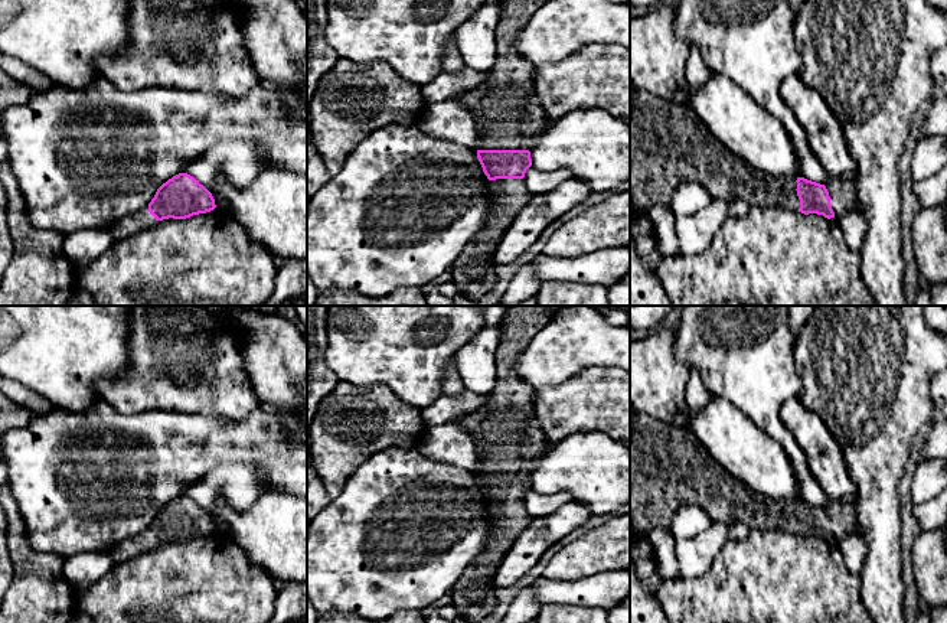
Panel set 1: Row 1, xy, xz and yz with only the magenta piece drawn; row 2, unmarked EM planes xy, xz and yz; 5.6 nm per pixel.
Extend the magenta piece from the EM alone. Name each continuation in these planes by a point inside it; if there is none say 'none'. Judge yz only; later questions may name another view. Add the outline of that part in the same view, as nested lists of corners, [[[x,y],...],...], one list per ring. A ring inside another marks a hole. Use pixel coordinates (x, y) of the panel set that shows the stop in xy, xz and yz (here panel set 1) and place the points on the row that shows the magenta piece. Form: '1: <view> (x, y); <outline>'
1: yz (669, 144); [[[647,91],[630,95],[630,202],[633,211],[647,212],[652,205],[669,205],[682,182],[699,183],[713,199],[742,199],[750,208],[777,206],[799,211],[796,177],[774,177],[748,166],[724,147],[696,117],[688,102],[662,100]]]
2: yz (842, 191); [[[832,176],[827,182],[826,189],[830,196],[830,205],[835,216],[839,219],[845,212],[856,211],[861,212],[859,198],[856,195],[856,180],[852,177]]]

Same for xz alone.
1: xz (509, 116); [[[503,0],[496,61],[489,78],[464,95],[479,133],[477,150],[529,150],[546,125],[535,91],[535,66],[515,48],[517,33],[546,0]]]
2: xz (474, 271); [[[523,179],[490,180],[489,190],[490,215],[450,268],[460,293],[470,297],[480,297],[494,288],[494,251],[503,234],[533,196]]]

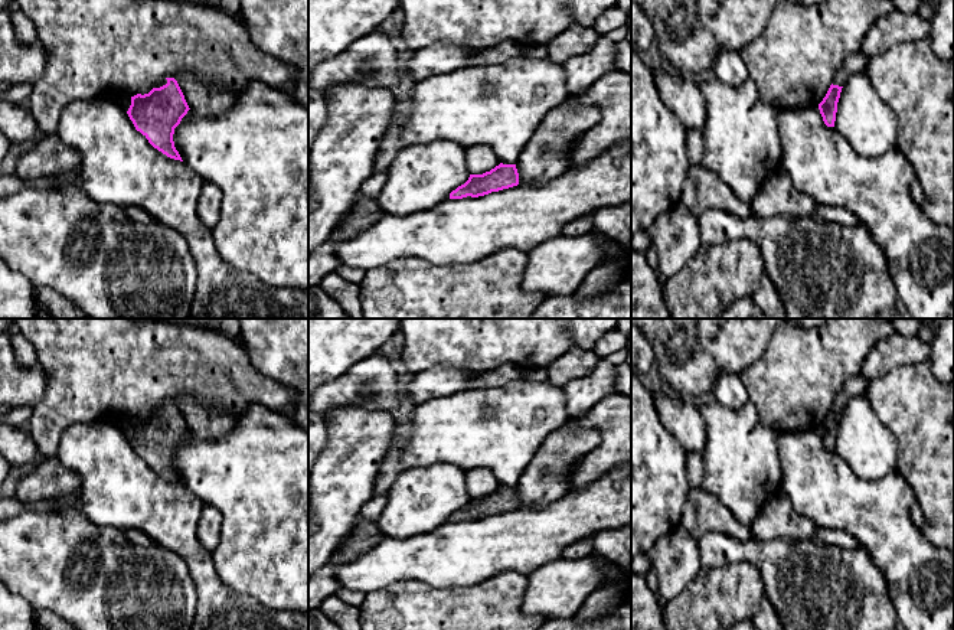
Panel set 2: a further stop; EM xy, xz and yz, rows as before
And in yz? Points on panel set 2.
1: yz (856, 62); [[[860,50],[853,52],[836,71],[833,85],[843,86],[852,75],[866,72],[868,65],[869,59]]]

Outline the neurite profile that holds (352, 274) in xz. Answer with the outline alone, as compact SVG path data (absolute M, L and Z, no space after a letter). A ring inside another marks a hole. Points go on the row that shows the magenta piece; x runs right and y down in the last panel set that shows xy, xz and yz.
M339 265L336 272L343 277L344 280L359 284L363 281L366 271L362 268L347 267L347 265Z

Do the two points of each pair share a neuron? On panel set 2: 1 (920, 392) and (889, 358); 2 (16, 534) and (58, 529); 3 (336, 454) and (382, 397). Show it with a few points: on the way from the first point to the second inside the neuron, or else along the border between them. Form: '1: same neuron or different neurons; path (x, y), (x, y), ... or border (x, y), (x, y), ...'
1: different neurons; border (928, 358), (915, 364), (897, 365), (869, 384)
2: same neuron; path (26, 532), (48, 532)
3: different neurons; border (339, 407), (362, 407), (389, 413)

